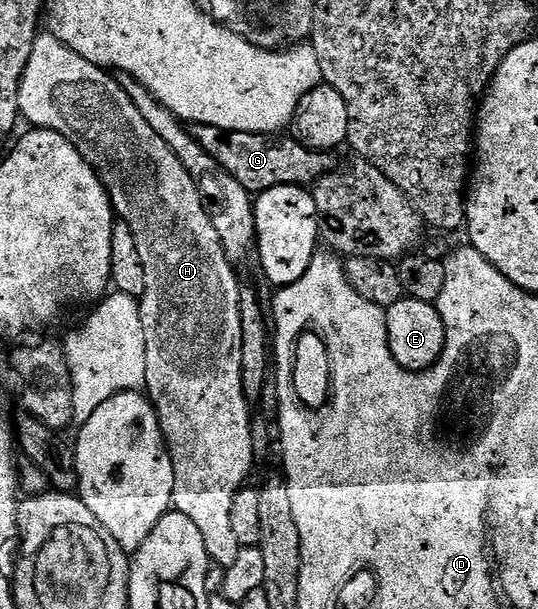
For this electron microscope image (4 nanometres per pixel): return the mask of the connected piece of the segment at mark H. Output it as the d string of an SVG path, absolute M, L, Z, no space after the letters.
M39 33L38 39L34 42L32 54L28 56L28 66L24 68L20 80L18 112L25 121L26 118L30 121L31 127L60 132L60 136L64 136L78 149L80 156L84 156L86 163L98 173L99 180L109 192L110 204L114 208L115 215L128 224L128 228L136 238L136 252L140 252L140 264L144 264L144 296L138 303L140 320L144 324L144 352L146 353L144 390L150 403L154 405L154 411L174 465L176 484L174 485L173 509L188 516L188 520L192 520L192 524L200 528L200 536L204 536L204 548L208 552L211 563L218 565L219 562L220 567L227 568L235 563L240 549L236 535L232 533L232 500L236 492L247 485L246 477L249 476L250 469L255 469L256 463L253 460L252 432L250 431L252 406L244 396L244 384L240 372L240 281L238 282L237 276L234 275L235 267L228 260L220 244L220 236L216 236L216 228L212 228L212 220L204 195L198 183L194 181L194 177L188 172L188 168L184 168L184 164L176 160L176 152L172 152L172 148L168 148L168 144L164 144L164 140L156 136L156 128L152 128L152 124L148 124L148 120L140 116L140 108L132 104L128 92L124 92L121 81L113 73L84 60L84 56L72 52L72 48L68 48L52 33Z

